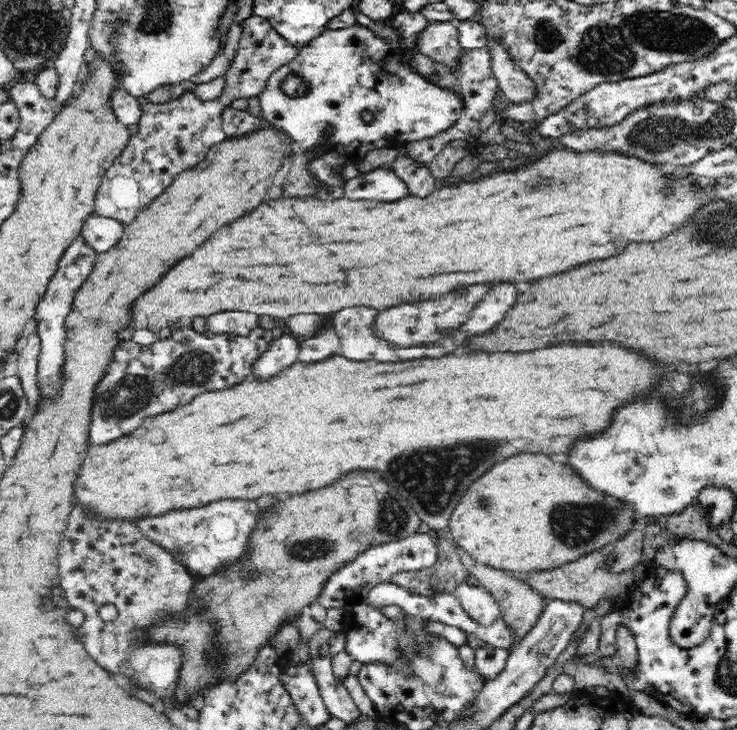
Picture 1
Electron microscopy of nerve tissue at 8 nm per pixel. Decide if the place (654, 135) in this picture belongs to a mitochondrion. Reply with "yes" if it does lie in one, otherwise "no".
yes

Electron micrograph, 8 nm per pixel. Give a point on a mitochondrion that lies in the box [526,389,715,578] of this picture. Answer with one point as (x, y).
(574, 525)

